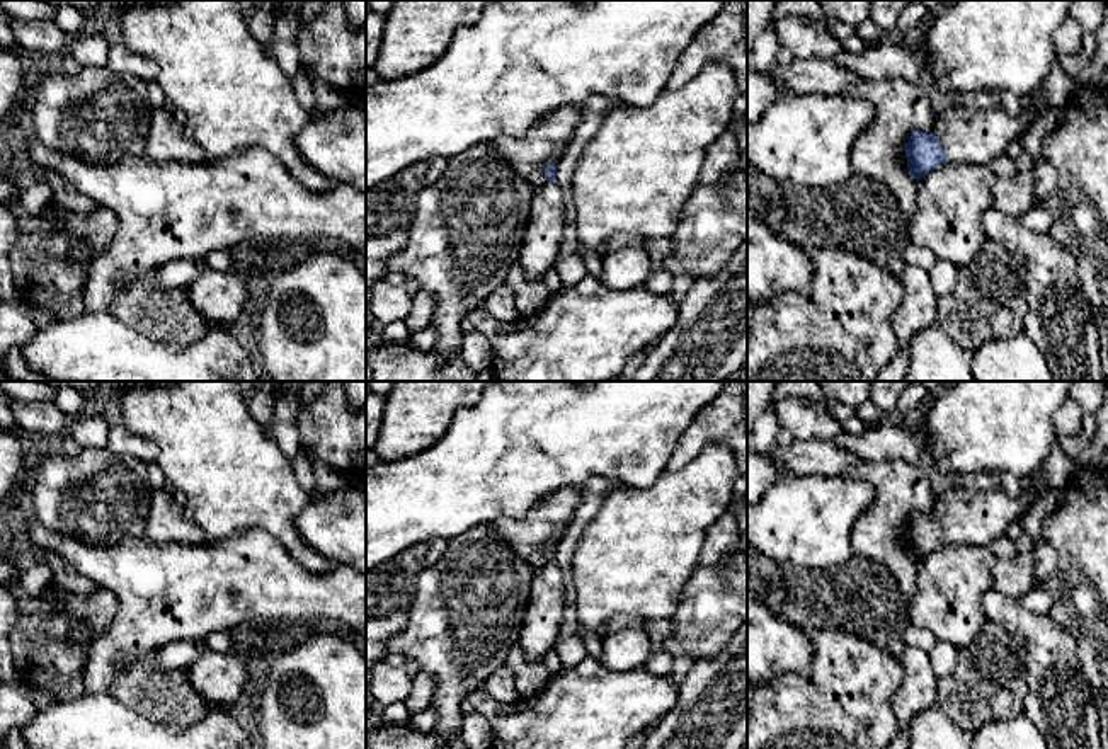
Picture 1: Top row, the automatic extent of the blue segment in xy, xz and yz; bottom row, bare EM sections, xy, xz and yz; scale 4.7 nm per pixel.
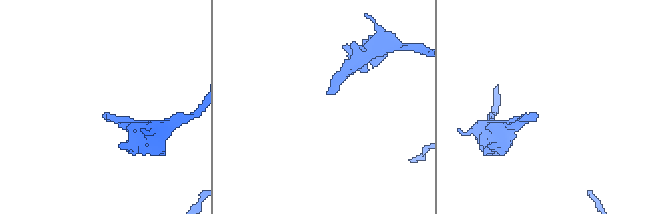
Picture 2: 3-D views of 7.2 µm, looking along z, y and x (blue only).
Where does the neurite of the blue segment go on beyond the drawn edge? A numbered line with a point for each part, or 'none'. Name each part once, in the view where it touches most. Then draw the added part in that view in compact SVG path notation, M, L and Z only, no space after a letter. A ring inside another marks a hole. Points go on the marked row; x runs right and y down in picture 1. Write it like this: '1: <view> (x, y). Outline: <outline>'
1: yz (974, 135). Outline: M1023 104L1018 116L1008 114L1001 106L955 106L936 114L931 133L945 148L946 162L991 163L1035 117L1035 111Z

